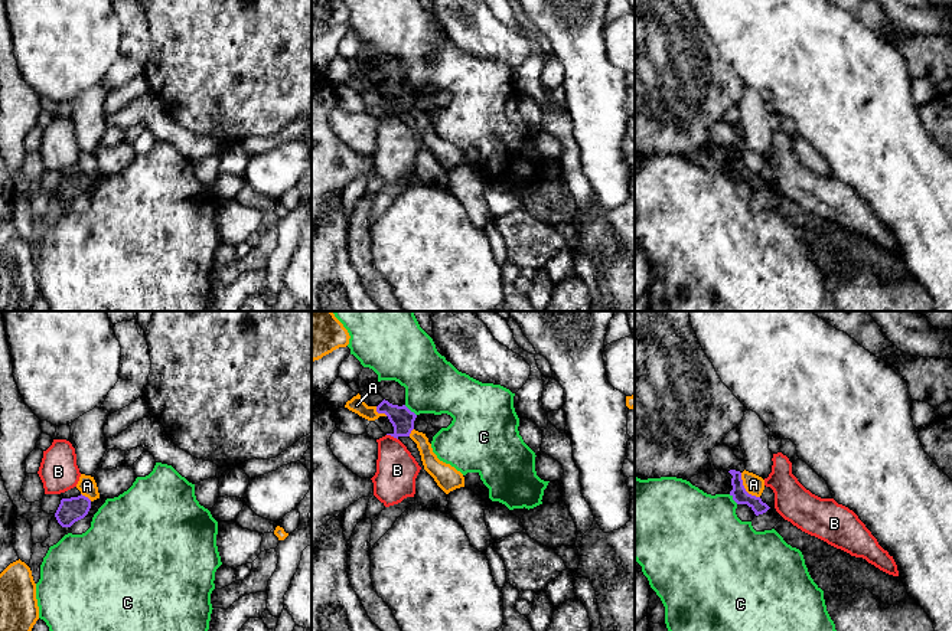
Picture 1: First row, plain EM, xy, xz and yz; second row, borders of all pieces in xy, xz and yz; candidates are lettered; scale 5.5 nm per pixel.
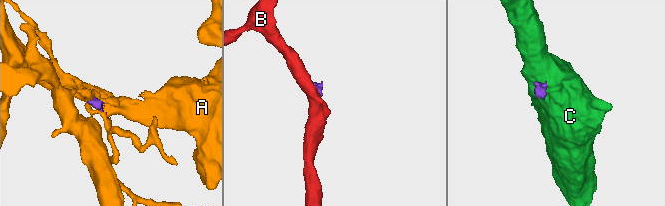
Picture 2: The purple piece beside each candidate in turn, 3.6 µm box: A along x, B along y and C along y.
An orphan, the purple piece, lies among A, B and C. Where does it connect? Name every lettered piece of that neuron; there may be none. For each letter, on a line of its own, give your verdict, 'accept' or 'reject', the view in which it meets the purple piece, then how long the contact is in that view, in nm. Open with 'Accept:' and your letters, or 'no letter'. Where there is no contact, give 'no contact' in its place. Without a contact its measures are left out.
Accept: no letter
A: reject | yz | 180 nm
B: reject | xz | 70 nm
C: reject | xz | 90 nm

